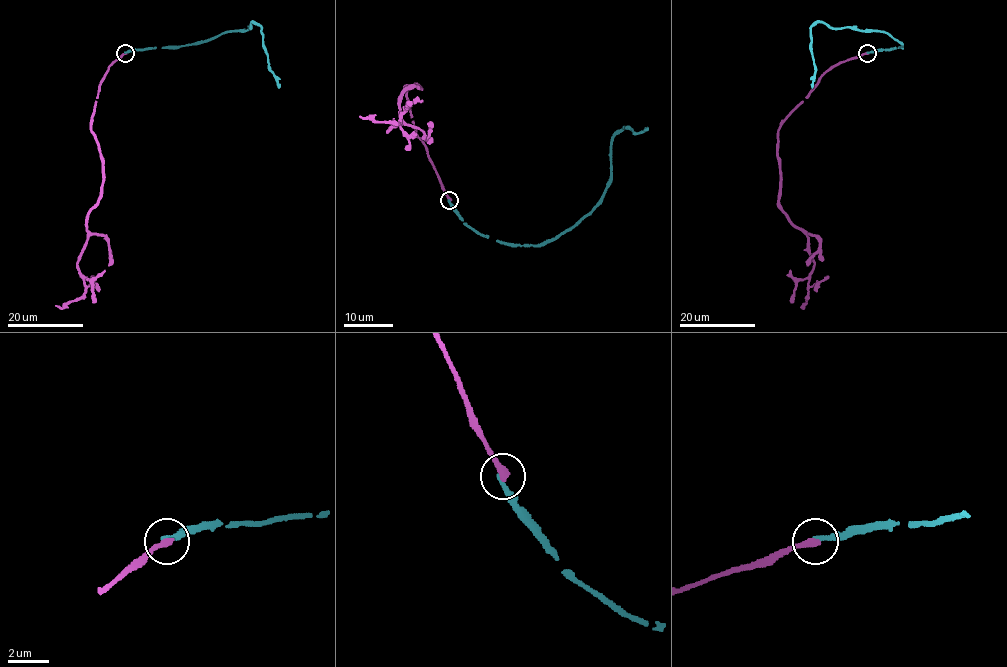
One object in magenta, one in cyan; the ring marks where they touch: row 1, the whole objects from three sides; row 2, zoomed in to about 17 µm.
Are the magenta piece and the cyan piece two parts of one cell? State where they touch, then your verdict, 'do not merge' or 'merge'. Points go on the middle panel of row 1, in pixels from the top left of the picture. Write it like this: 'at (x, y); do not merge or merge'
at (449, 200); do not merge

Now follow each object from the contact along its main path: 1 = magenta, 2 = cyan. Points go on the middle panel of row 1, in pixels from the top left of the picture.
1: (450, 200), (412, 122), (406, 94), (417, 84), (401, 95), (401, 122), (387, 132), (397, 124), (359, 116)
2: (450, 201), (463, 223), (485, 237), (542, 245), (573, 228), (603, 194), (613, 136), (624, 127), (646, 129)

